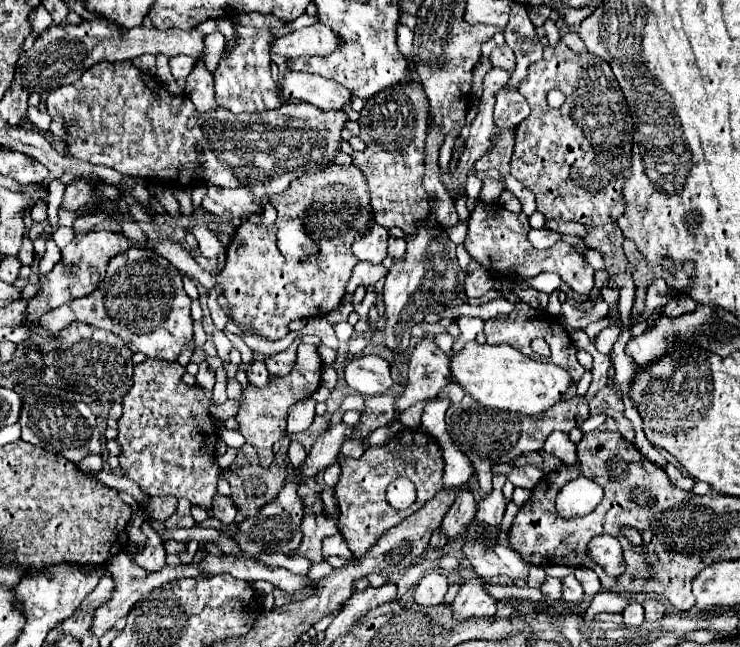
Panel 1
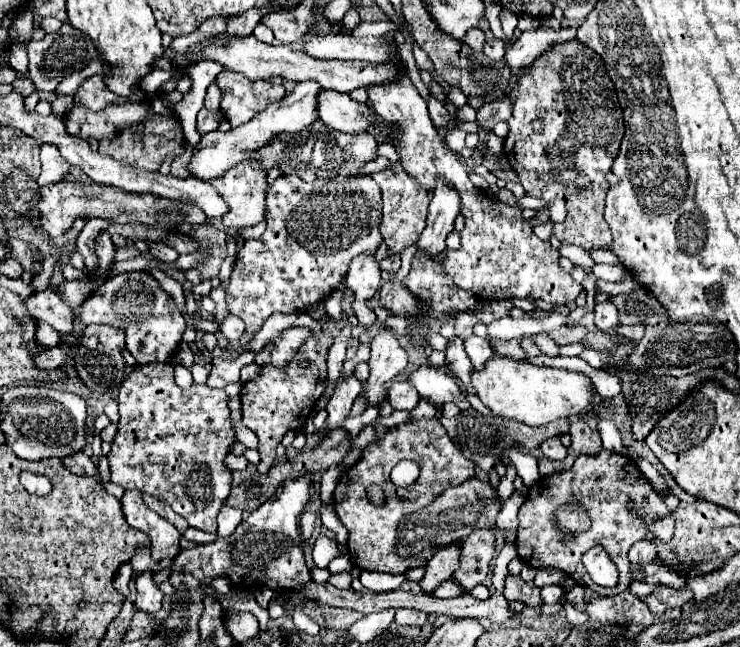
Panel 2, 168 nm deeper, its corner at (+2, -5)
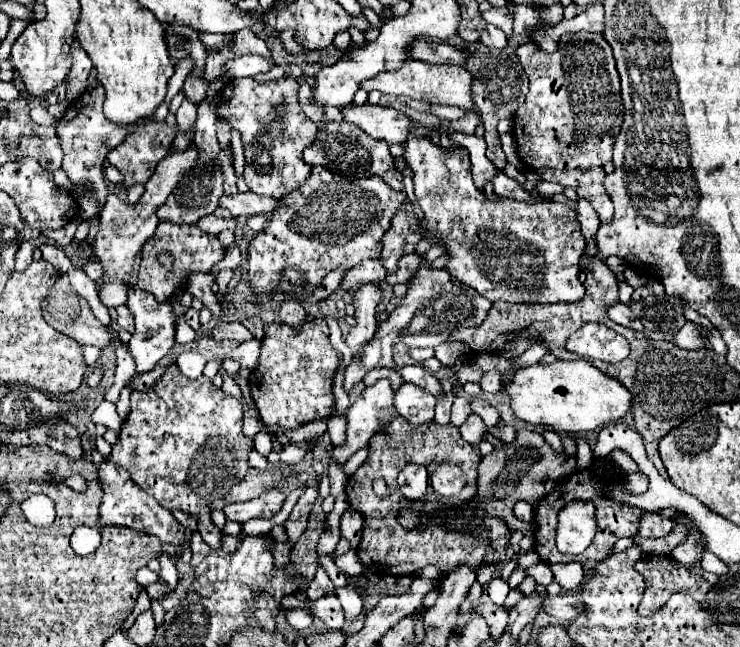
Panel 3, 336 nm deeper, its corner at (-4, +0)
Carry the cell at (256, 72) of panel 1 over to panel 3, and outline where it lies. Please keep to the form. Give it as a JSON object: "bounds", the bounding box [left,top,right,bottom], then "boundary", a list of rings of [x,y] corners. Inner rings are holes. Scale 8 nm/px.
{"bounds":[216,77,318,199],"boundary":[[[242,77],[230,81],[216,95],[216,117],[228,121],[232,129],[236,129],[242,137],[242,147],[246,155],[244,179],[252,193],[268,195],[274,199],[282,199],[292,193],[310,177],[312,165],[302,159],[302,151],[310,147],[316,139],[318,125],[312,123],[302,109],[298,107],[298,83],[292,77],[284,77],[278,81],[258,83],[252,77]],[[280,115],[282,135],[270,137],[270,123]]]}

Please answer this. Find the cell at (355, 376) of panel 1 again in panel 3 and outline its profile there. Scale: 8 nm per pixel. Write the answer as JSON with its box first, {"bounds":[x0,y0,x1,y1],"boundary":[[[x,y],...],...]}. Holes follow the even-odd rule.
{"bounds":[394,383,434,425],"boundary":[[[404,383],[396,397],[394,397],[396,411],[402,415],[408,415],[408,423],[420,425],[420,423],[430,423],[434,417],[434,395],[430,395],[426,389],[420,389],[412,383]],[[400,401],[408,401],[408,405],[400,405]]]}

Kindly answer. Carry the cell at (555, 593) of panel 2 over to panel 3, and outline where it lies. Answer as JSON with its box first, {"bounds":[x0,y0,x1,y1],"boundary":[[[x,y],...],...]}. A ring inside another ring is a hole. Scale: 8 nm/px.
{"bounds":[524,563,554,585],"boundary":[[[544,563],[530,565],[530,567],[526,567],[524,571],[526,571],[528,577],[532,577],[532,579],[534,579],[536,583],[540,583],[540,585],[550,585],[550,583],[554,581],[554,577],[552,577],[548,565],[544,565]]]}

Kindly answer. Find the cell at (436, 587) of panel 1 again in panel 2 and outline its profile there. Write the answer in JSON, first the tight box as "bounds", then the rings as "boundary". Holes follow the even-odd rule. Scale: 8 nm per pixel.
{"bounds":[394,608,428,626],"boundary":[[[398,608],[394,622],[400,626],[424,626],[428,622],[428,614],[416,608]]]}

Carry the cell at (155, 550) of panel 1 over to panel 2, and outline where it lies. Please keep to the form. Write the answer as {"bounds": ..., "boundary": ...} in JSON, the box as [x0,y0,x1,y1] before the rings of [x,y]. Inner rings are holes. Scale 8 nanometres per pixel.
{"bounds":[136,570,162,612],"boundary":[[[144,570],[136,576],[136,608],[144,612],[158,612],[162,604],[162,590],[154,582],[154,572]]]}

